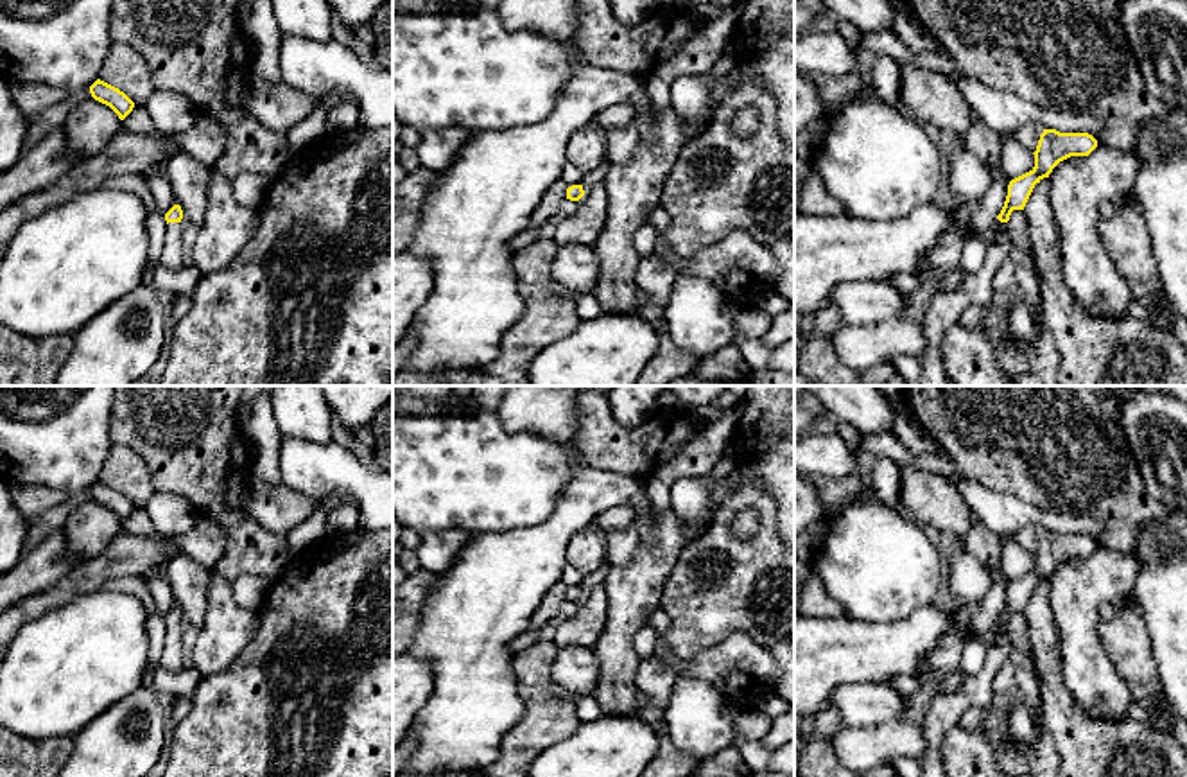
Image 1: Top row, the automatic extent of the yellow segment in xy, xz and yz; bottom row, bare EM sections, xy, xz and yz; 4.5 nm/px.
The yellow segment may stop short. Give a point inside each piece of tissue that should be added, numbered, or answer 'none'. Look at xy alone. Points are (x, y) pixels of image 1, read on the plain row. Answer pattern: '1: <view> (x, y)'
1: xy (171, 659)

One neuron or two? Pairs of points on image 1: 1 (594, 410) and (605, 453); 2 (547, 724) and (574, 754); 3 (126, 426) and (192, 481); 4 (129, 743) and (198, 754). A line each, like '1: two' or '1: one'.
1: one
2: two
3: one
4: two

